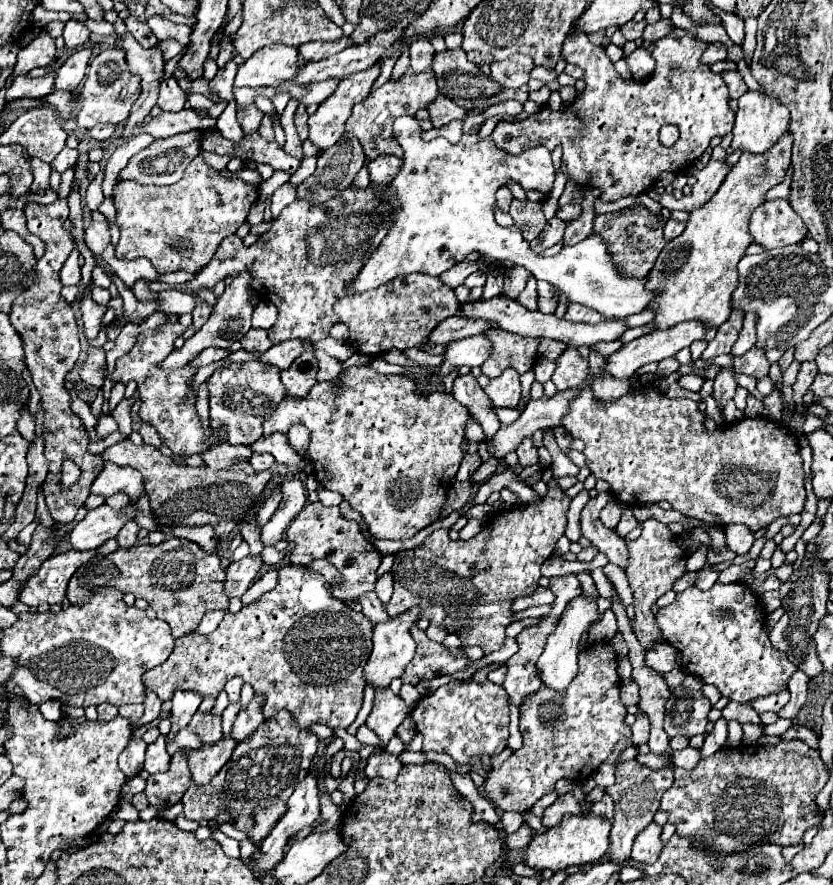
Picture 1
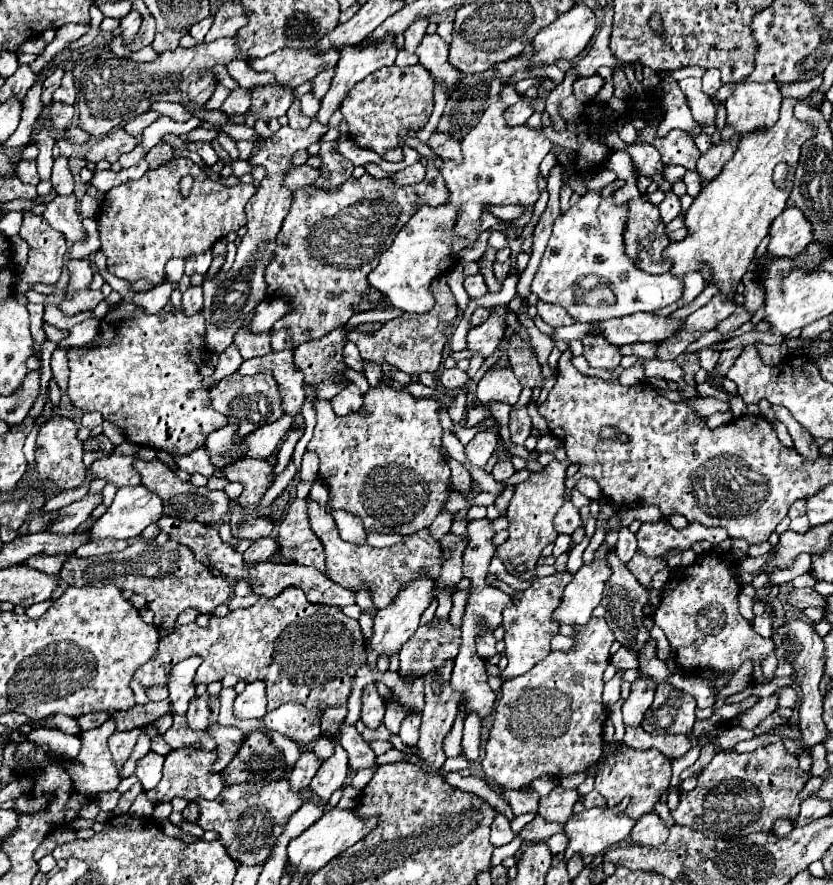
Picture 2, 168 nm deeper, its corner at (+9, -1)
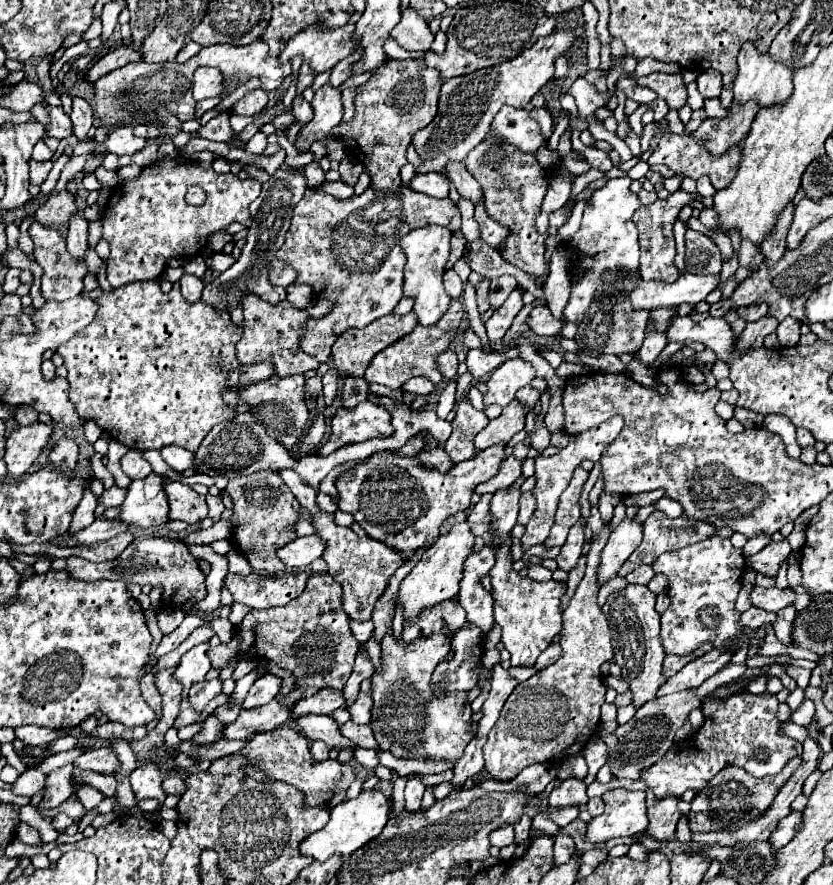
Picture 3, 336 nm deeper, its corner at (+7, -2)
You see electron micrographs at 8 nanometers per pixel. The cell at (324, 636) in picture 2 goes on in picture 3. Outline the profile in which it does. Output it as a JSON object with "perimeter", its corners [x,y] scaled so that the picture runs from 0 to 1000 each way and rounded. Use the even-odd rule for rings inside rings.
{"perimeter":[[[384,647],[384,650],[375,650],[370,654],[370,661],[365,666],[365,670],[360,675],[355,675],[353,679],[348,679],[341,686],[324,686],[324,688],[303,688],[293,702],[288,706],[281,708],[279,713],[279,722],[276,727],[264,727],[262,731],[252,731],[250,733],[250,742],[255,747],[257,756],[271,756],[279,747],[295,747],[300,745],[300,740],[322,740],[322,745],[339,745],[339,733],[341,733],[341,747],[334,747],[334,754],[348,758],[353,763],[353,779],[346,785],[334,783],[334,792],[343,799],[353,797],[355,792],[372,788],[377,783],[382,783],[384,779],[403,779],[408,781],[413,776],[413,772],[418,769],[420,760],[423,760],[423,751],[427,745],[427,738],[432,733],[432,727],[427,724],[427,720],[423,718],[420,708],[418,708],[418,697],[411,690],[411,663],[406,663],[406,659],[401,656],[399,650],[394,647]]]}

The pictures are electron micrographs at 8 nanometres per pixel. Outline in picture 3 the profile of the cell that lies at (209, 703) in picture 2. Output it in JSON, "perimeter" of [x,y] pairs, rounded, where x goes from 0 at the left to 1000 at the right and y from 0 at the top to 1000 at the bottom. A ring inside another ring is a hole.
{"perimeter":[[[255,767],[255,769],[242,769],[235,772],[228,779],[228,797],[233,803],[245,803],[245,799],[262,788],[262,783],[267,783],[267,769],[264,767]]]}

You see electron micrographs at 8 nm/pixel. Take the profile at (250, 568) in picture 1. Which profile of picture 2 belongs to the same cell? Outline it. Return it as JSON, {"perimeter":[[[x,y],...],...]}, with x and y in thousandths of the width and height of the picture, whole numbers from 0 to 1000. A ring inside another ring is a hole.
{"perimeter":[[[312,608],[291,628],[298,637],[310,637],[324,633],[331,624],[336,624],[336,615],[331,608]]]}

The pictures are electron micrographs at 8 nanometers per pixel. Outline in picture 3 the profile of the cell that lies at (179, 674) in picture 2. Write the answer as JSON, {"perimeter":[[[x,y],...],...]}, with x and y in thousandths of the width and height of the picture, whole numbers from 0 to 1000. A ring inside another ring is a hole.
{"perimeter":[[[242,727],[242,729],[235,729],[230,731],[226,738],[218,740],[218,747],[216,751],[209,756],[209,767],[218,772],[218,788],[226,788],[226,781],[233,772],[240,772],[247,760],[252,758],[252,745],[247,740],[250,736],[250,727]]]}

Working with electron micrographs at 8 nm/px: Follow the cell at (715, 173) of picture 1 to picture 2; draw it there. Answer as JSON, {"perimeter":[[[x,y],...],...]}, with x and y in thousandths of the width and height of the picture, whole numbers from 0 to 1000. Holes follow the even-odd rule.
{"perimeter":[[[884,151],[884,154],[876,156],[874,160],[864,158],[862,163],[855,163],[855,165],[850,167],[850,172],[845,172],[845,174],[838,179],[836,192],[838,192],[838,197],[840,197],[840,201],[843,201],[845,208],[855,206],[855,203],[864,197],[864,192],[869,190],[869,185],[881,176],[886,160],[888,160],[888,151]]]}

